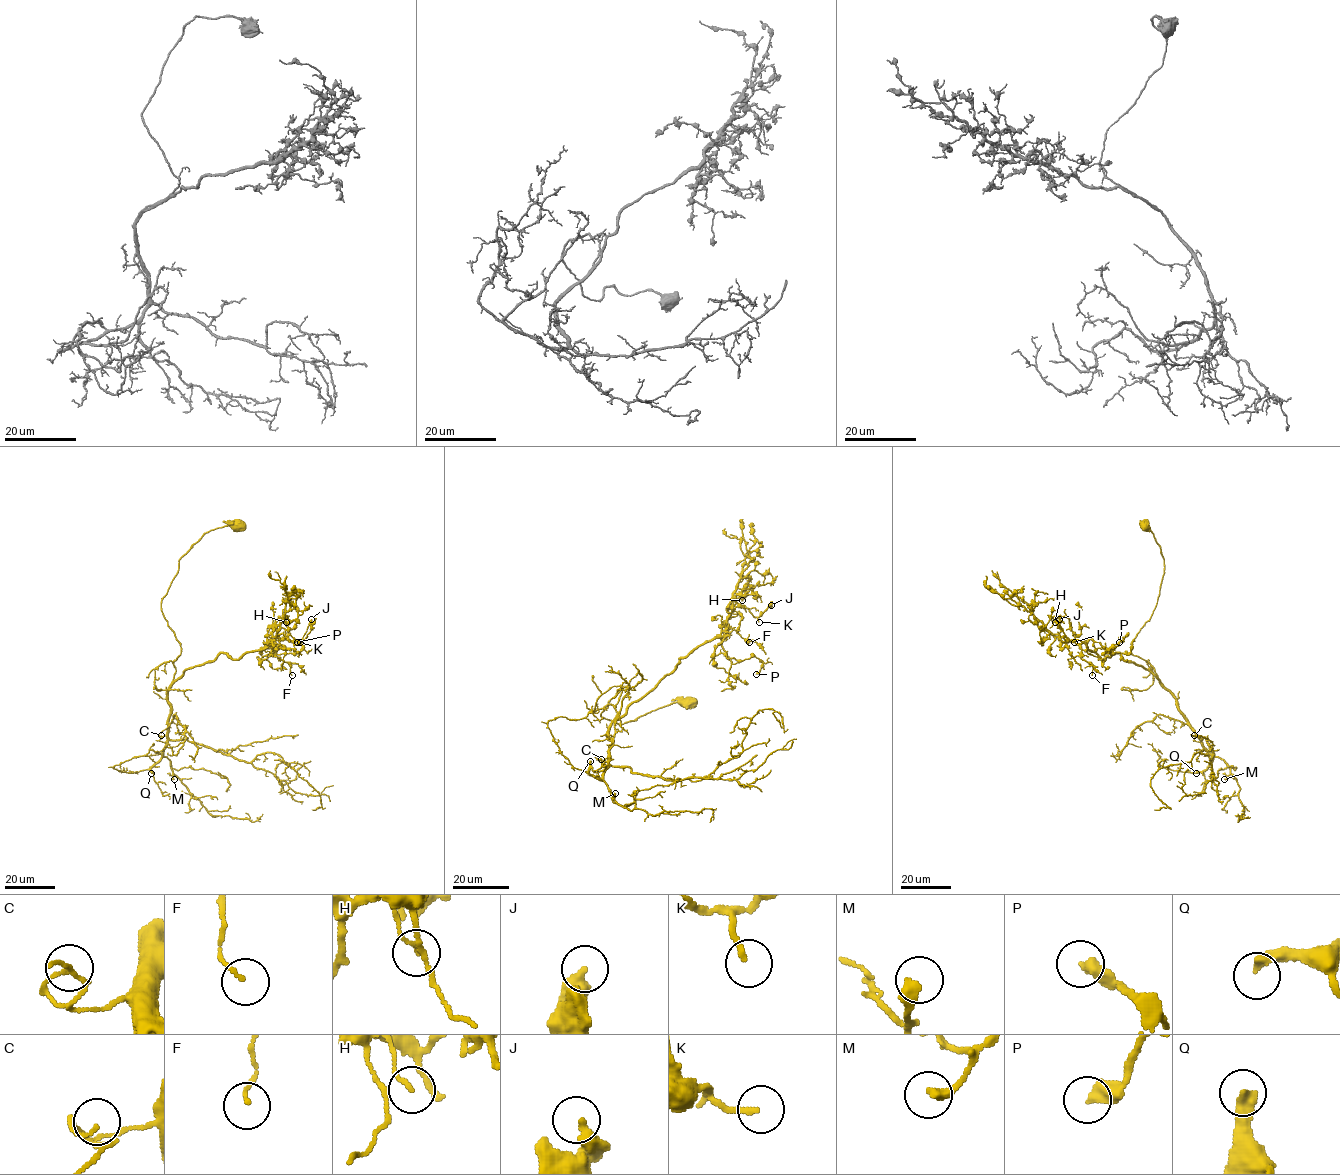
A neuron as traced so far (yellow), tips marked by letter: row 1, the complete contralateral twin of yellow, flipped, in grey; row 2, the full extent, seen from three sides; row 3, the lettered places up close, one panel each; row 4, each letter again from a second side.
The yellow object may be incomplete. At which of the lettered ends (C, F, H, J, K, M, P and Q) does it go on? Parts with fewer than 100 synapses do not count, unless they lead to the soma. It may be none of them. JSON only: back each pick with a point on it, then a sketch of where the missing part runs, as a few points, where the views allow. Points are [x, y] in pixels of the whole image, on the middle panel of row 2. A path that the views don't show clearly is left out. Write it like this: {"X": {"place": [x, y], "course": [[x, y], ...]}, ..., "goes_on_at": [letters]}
{"Q": {"place": [590, 761], "course": [[590, 761], [585, 725], [563, 705], [563, 695], [592, 668], [610, 664], [619, 673], [617, 669], [610, 670]]}, "goes_on_at": ["Q"]}

